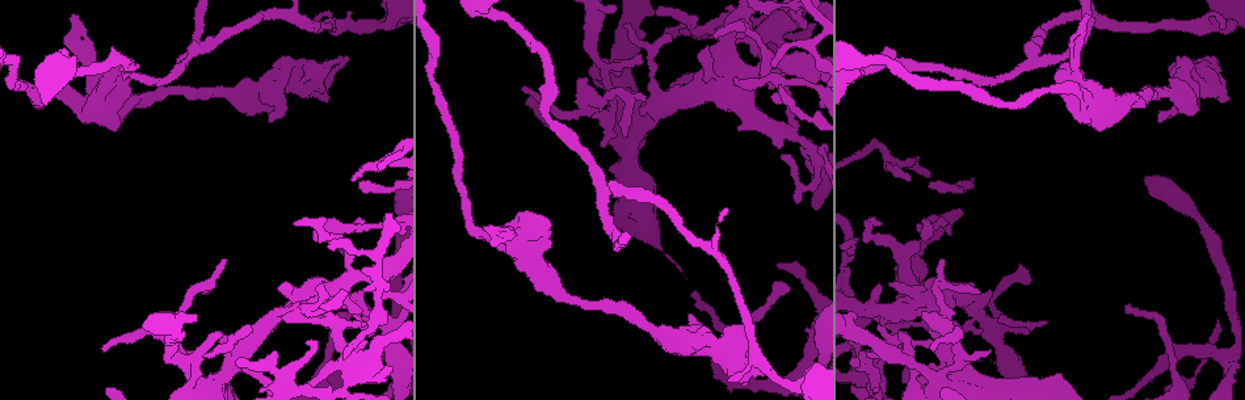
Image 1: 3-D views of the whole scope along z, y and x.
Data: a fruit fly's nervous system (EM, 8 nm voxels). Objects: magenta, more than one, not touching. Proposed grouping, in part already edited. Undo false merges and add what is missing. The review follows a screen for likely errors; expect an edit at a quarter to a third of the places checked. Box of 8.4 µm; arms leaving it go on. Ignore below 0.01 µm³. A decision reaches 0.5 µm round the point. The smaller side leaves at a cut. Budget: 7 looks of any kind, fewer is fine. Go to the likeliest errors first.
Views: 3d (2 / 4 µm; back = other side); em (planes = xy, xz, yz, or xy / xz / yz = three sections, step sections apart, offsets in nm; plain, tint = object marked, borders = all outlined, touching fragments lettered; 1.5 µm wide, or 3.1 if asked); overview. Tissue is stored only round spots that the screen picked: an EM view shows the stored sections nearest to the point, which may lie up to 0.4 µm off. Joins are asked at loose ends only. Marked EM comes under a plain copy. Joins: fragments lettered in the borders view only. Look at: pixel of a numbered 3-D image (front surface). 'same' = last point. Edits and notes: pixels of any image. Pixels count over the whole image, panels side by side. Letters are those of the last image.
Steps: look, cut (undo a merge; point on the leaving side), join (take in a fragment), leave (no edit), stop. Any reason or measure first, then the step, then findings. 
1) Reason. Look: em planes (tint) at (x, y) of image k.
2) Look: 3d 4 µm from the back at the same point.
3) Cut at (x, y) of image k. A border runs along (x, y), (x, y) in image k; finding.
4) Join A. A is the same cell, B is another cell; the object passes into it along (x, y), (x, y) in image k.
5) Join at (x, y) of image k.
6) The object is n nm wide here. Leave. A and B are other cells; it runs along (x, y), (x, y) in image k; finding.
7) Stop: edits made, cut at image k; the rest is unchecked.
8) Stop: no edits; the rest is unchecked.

Thick turns thin. Look: 3d 2 µm at (917, 364) of image 1.

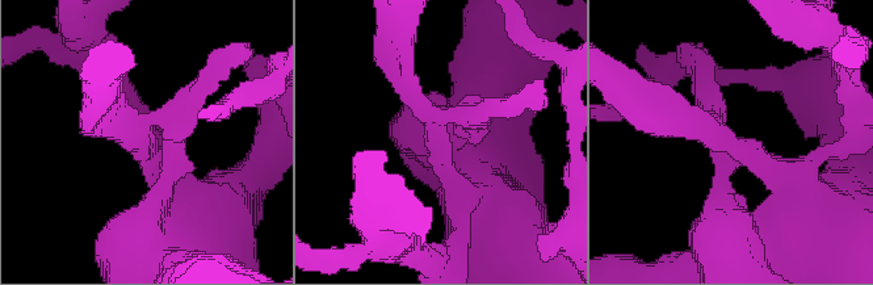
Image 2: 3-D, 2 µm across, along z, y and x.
Shape alone is not enough. Look: em planes (borders) at (437, 129) of image 2.

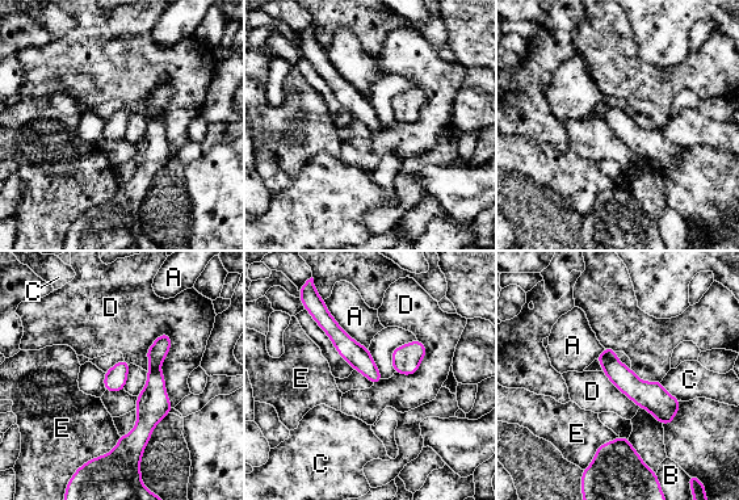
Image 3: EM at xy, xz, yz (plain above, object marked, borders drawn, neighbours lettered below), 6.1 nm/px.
Cut at (608, 352) of image 3. A, B, C, D and E are other cells; a border runs along (601, 353), (616, 358) in image 3; a second neuron is stuck on.

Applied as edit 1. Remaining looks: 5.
See it whole again. Look: overview.

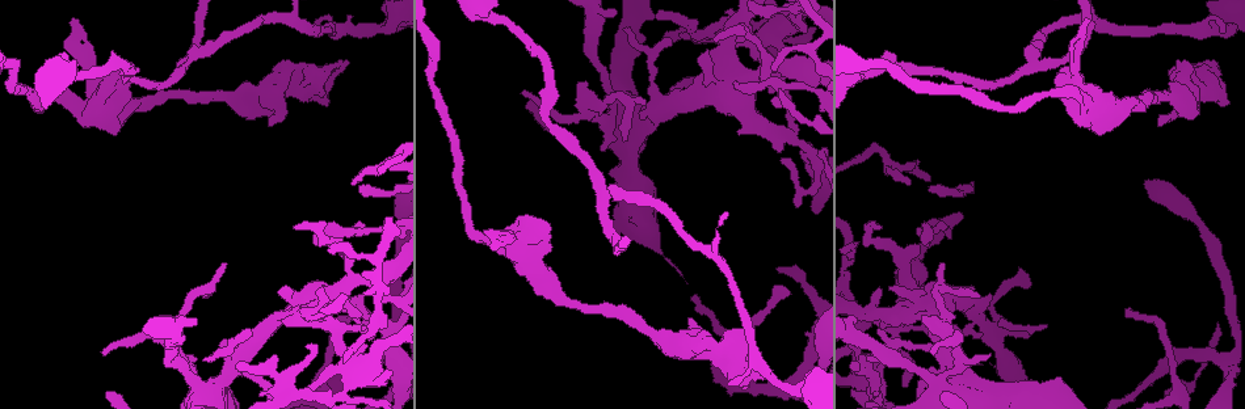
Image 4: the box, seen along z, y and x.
Abrupt turn. Look: em planes (borders) at (288, 93) of image 4.

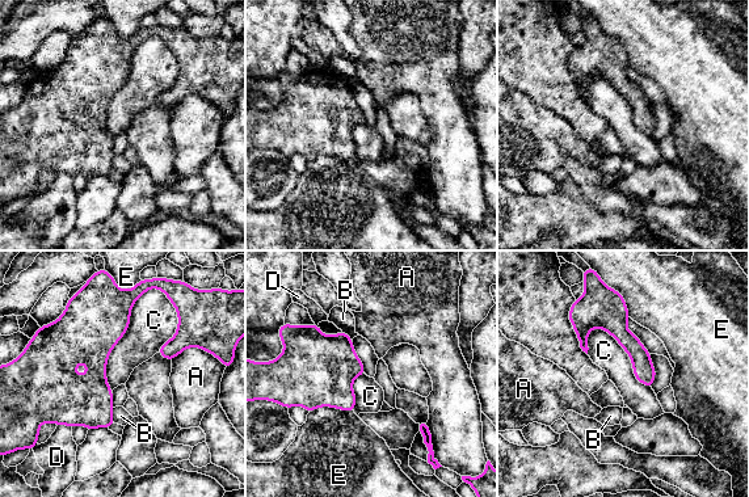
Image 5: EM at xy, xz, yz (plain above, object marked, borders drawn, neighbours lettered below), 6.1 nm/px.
Leave. A, B, C, D and E are other cells; it runs along (129, 304), (63, 421) in image 5; continuous, no second neuron.

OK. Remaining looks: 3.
Thin end. Look: em planes (borders) at (775, 69) of image 4.

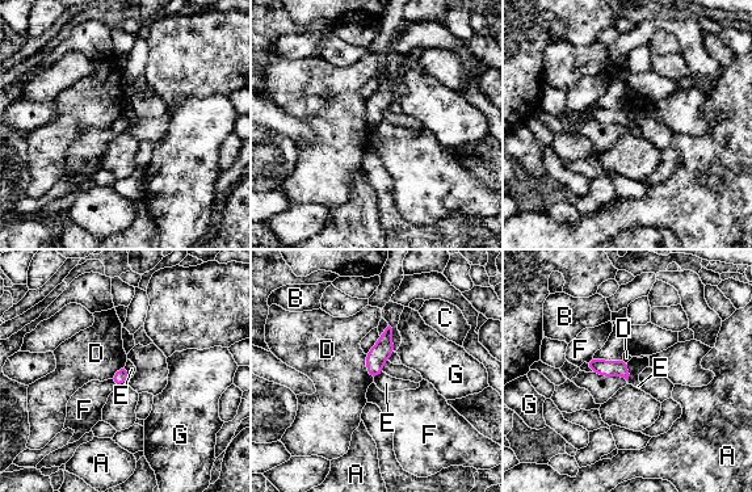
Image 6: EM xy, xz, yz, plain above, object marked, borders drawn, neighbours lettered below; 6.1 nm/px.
Leave. A, B, C, D, E, F and G are other cells; a border runs along (626, 362), (627, 382) in image 6; none of them fits.

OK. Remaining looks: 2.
Stop: edits made, cut at image 3; the rest is unchecked.

